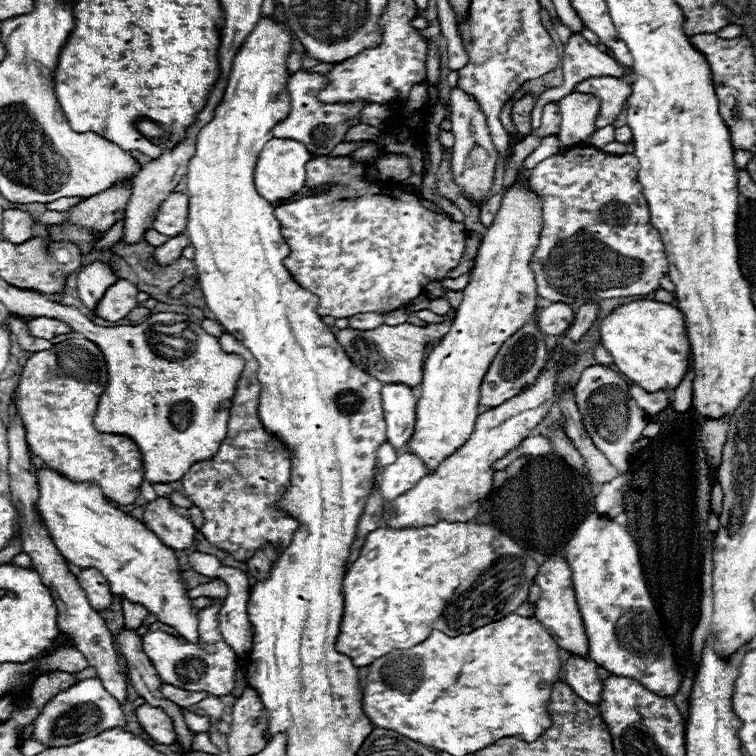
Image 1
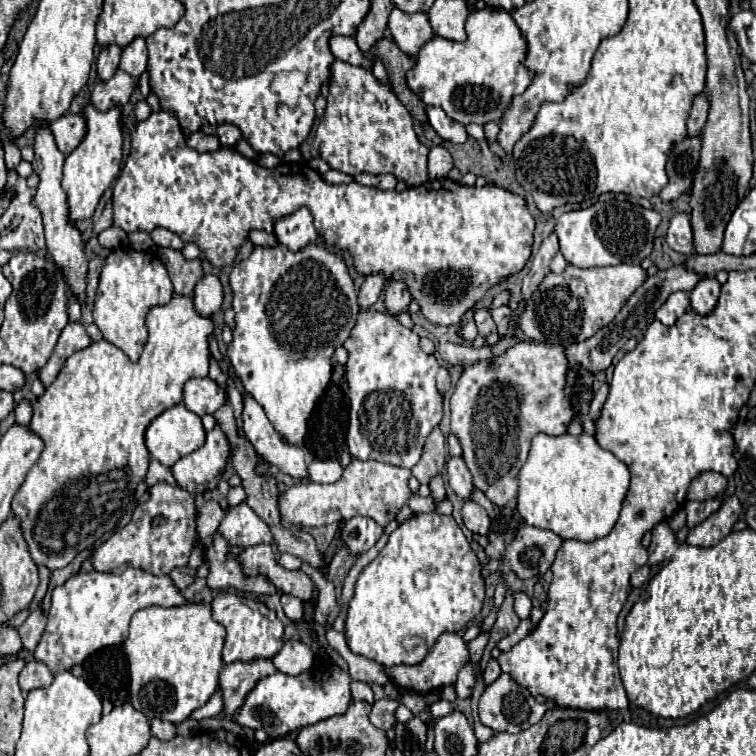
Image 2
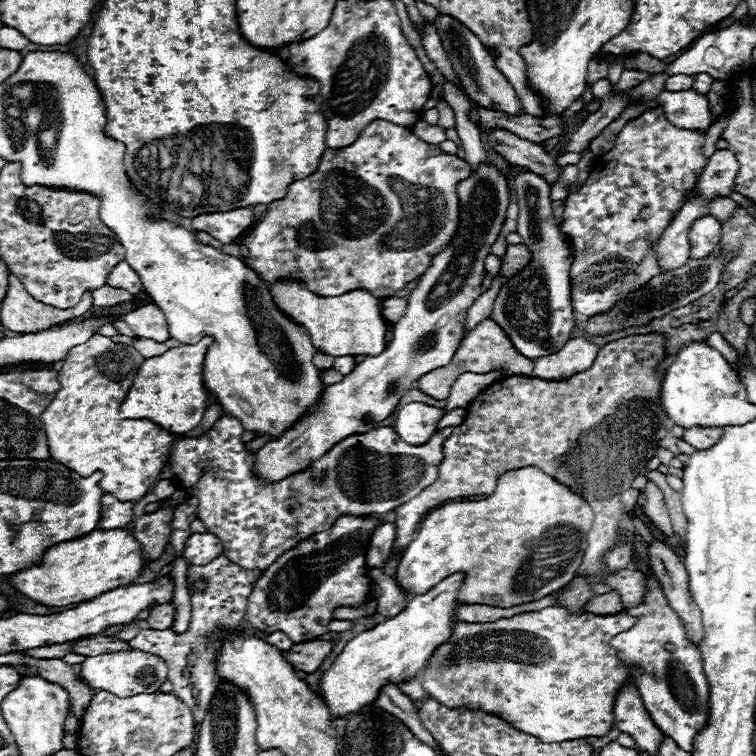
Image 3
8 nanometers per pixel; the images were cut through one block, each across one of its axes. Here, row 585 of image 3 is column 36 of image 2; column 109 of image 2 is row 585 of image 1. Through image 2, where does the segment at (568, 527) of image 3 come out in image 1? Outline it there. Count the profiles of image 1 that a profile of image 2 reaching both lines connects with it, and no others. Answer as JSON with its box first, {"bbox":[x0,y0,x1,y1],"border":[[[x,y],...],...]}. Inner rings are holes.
{"bbox":[336,520,538,668],"border":[[[442,520],[426,528],[378,528],[368,534],[358,560],[344,576],[344,614],[336,650],[350,656],[354,666],[360,668],[392,650],[424,642],[432,630],[442,630],[448,636],[468,634],[520,608],[528,598],[536,574],[538,562],[528,558],[510,536],[490,524]]]}

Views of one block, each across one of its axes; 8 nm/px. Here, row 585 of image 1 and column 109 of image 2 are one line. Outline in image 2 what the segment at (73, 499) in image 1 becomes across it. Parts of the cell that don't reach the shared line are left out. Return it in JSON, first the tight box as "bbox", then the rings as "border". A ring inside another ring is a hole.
{"bbox":[62,104,124,222],"border":[[[86,104],[82,116],[86,120],[86,136],[78,144],[78,148],[70,156],[66,156],[64,176],[62,176],[62,188],[70,204],[70,220],[74,222],[90,218],[94,214],[100,196],[118,176],[122,166],[122,142],[124,142],[120,106],[114,106],[108,112],[100,112],[96,110],[94,104]]]}

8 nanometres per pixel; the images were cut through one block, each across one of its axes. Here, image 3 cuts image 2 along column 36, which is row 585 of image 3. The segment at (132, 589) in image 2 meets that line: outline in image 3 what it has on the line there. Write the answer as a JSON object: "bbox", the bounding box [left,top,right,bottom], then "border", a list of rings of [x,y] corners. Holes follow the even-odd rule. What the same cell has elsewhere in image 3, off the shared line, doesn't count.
{"bbox":[610,574,708,752],"border":[[[644,574],[646,594],[642,602],[634,608],[622,612],[632,614],[636,624],[612,638],[610,646],[618,650],[618,658],[626,666],[642,668],[634,670],[634,686],[638,688],[644,708],[648,710],[654,724],[670,736],[682,750],[692,752],[690,740],[708,720],[708,680],[702,670],[702,660],[698,648],[688,642],[684,622],[668,606],[668,600],[652,574]]]}

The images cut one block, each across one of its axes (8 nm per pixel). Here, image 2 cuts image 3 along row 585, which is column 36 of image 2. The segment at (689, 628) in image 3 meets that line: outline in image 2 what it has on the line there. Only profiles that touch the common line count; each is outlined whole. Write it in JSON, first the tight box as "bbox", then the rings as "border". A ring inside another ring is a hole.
{"bbox":[20,660,54,692],"border":[[[40,660],[26,662],[24,670],[20,672],[20,688],[26,692],[30,692],[34,688],[46,688],[52,684],[52,680],[54,680],[54,676],[52,676],[50,668]]]}

